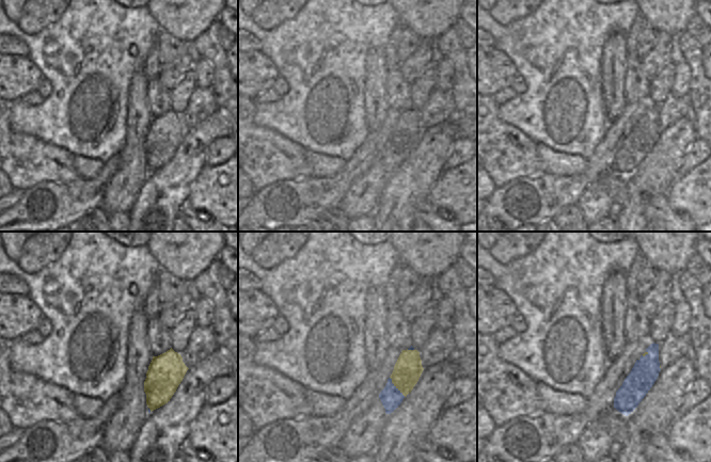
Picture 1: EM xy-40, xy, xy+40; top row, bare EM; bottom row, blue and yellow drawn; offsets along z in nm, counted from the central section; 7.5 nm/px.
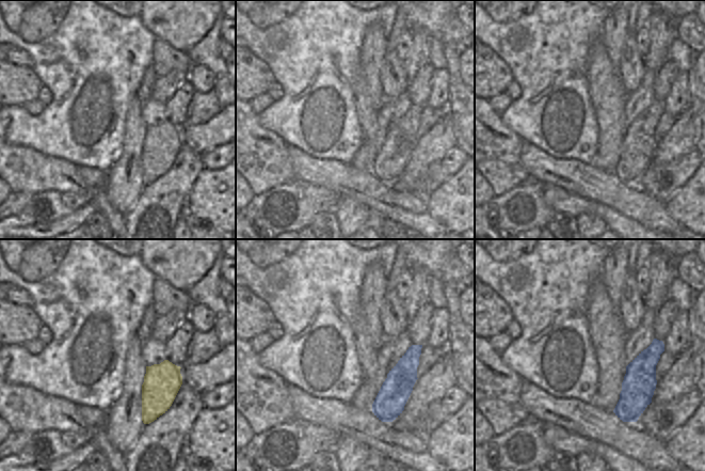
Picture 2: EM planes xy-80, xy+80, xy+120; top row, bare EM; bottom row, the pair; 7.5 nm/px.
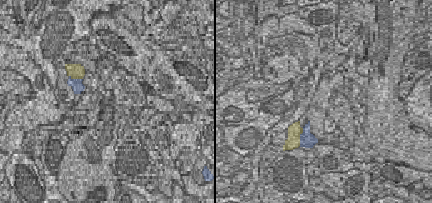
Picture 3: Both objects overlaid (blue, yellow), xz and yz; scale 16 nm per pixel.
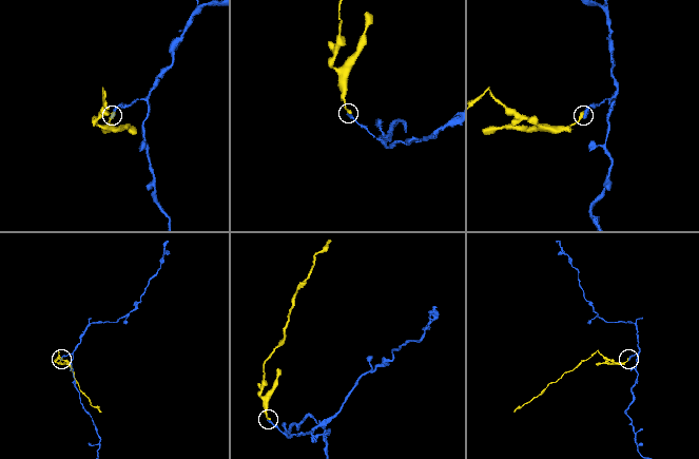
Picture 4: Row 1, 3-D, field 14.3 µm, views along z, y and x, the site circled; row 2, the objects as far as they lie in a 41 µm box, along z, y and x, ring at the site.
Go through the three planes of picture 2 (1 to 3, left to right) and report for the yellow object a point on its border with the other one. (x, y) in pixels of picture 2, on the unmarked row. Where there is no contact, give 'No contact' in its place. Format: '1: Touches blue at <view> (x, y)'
1: No contact
2: No contact
3: No contact.

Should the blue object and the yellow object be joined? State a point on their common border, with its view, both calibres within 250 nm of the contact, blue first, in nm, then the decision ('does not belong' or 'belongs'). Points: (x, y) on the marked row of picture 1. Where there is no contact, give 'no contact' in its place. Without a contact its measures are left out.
xy (395, 386) | 160/200 nm | does not belong

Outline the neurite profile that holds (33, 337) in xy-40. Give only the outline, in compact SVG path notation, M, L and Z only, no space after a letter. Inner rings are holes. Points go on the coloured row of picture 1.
M30 331L20 336L20 339L26 344L41 344L44 340L44 337L37 331Z

